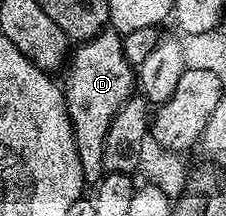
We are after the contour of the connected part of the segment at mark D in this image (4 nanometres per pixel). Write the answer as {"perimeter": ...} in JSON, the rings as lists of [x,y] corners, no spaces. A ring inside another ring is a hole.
{"perimeter":[[[102,30],[96,38],[78,43],[66,63],[67,79],[62,79],[63,100],[73,128],[73,144],[77,144],[77,160],[81,160],[83,181],[98,184],[103,181],[101,152],[105,152],[105,136],[117,112],[136,93],[137,70],[125,56],[123,39],[116,30]]]}

